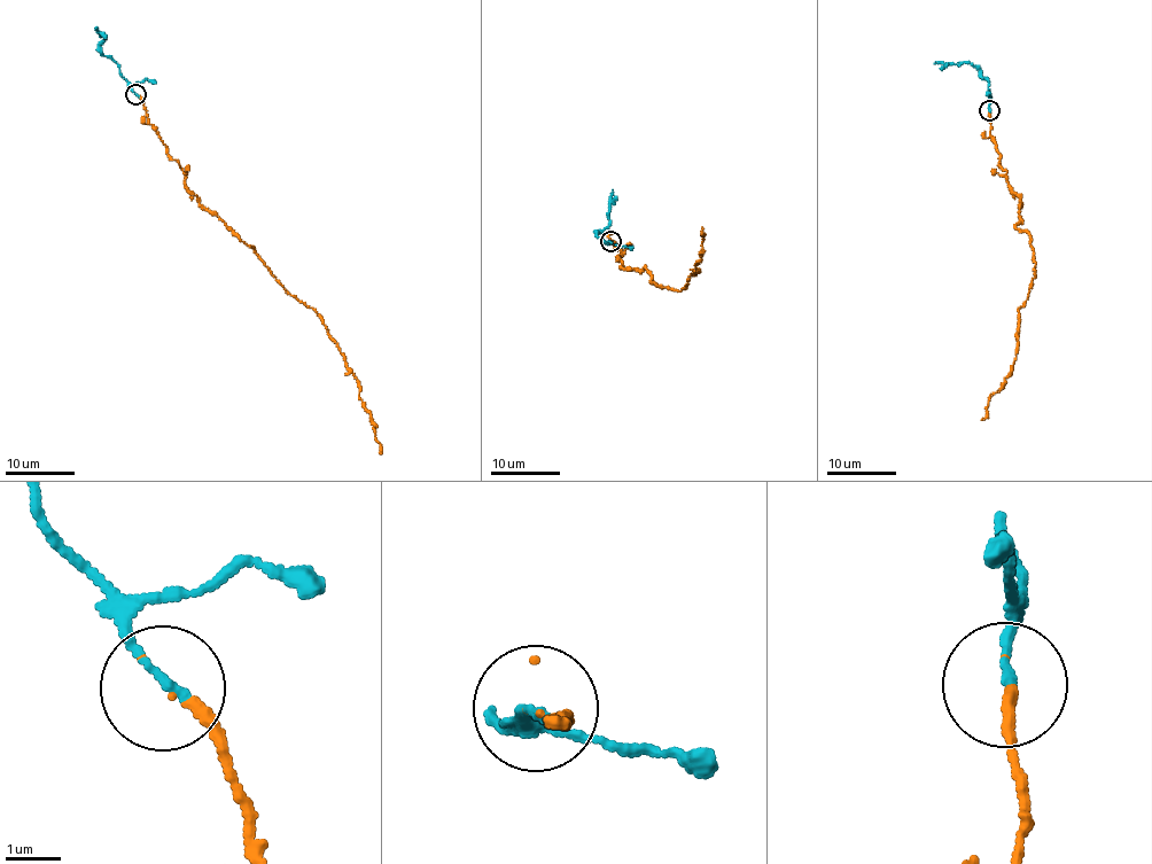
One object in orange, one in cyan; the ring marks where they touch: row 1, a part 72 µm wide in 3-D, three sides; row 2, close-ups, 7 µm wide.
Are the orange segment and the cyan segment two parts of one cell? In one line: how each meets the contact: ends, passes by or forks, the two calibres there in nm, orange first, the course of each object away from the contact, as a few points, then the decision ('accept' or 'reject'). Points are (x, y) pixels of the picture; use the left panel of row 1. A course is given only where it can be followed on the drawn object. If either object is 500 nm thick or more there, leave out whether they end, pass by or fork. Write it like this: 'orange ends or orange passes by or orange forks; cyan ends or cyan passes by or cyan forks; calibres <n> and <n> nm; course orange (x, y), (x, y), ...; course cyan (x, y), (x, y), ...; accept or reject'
orange ends; cyan ends; calibres 190 and 170 nm; course orange (135, 95), (147, 123), (183, 170), (185, 185), (199, 203), (321, 319), (347, 370), (358, 380), (380, 453); course cyan (135, 95), (116, 63), (100, 52), (103, 34), (95, 28); accept

